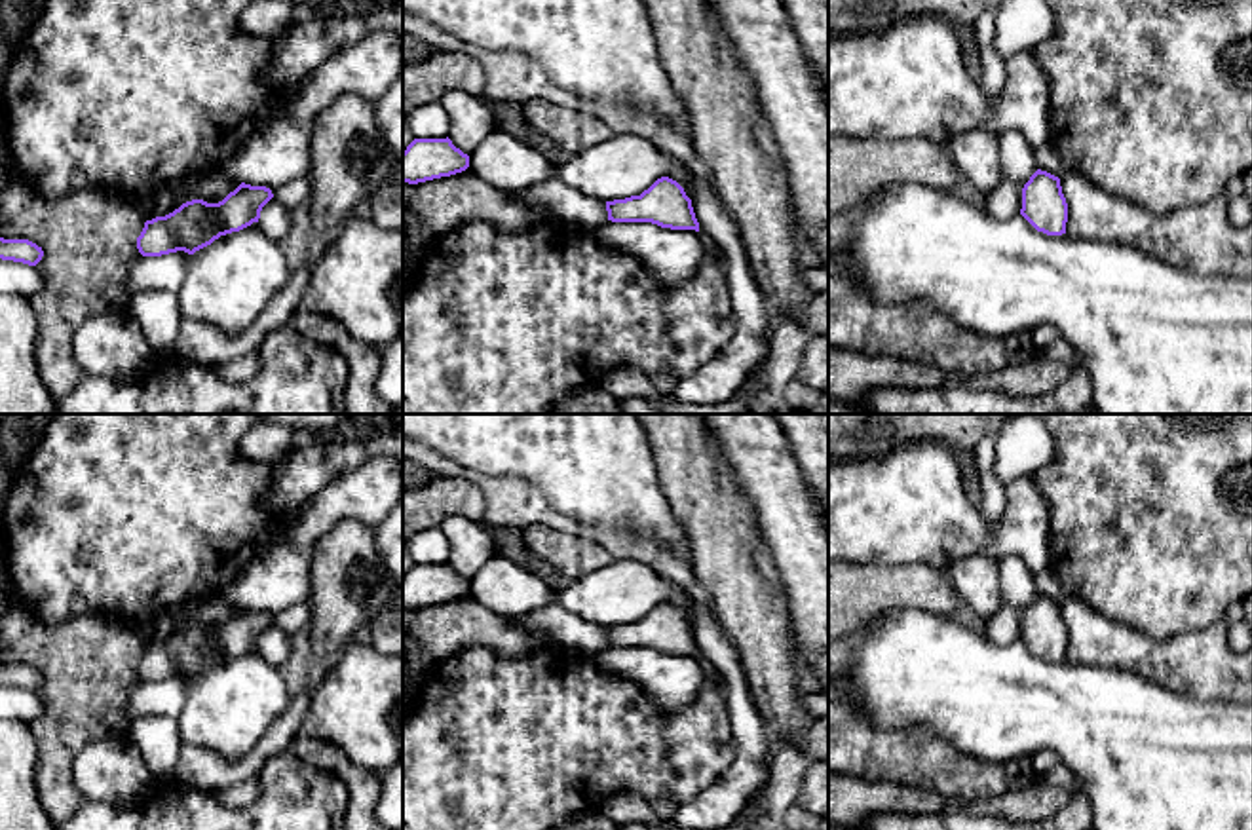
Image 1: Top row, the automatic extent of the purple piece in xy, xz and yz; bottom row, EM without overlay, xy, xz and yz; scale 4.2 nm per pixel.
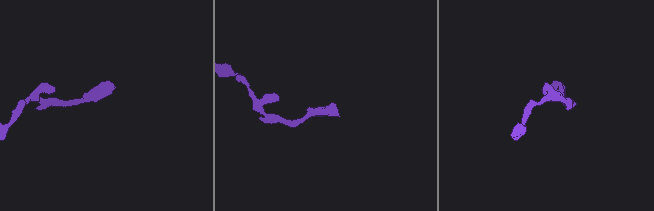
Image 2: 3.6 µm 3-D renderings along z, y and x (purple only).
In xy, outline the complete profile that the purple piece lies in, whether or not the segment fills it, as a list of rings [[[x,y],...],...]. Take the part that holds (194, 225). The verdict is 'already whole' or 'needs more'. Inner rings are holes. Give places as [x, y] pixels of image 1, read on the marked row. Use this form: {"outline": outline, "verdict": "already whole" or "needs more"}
{"outline": [[[241,182],[218,203],[186,201],[165,217],[146,220],[137,237],[137,249],[142,256],[161,256],[177,251],[194,255],[220,236],[258,222],[262,207],[272,198],[270,188]]], "verdict": "already whole"}

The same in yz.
{"outline": [[[1037,169],[1022,188],[1020,215],[1047,236],[1066,234],[1068,203],[1060,179]]], "verdict": "already whole"}

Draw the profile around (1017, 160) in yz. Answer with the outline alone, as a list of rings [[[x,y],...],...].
[[[1018,131],[997,135],[1001,179],[984,194],[984,209],[997,220],[1020,215],[1022,188],[1037,171],[1034,148]]]

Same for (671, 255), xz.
[[[612,220],[589,230],[600,245],[638,258],[663,287],[688,281],[707,255],[695,230]]]

